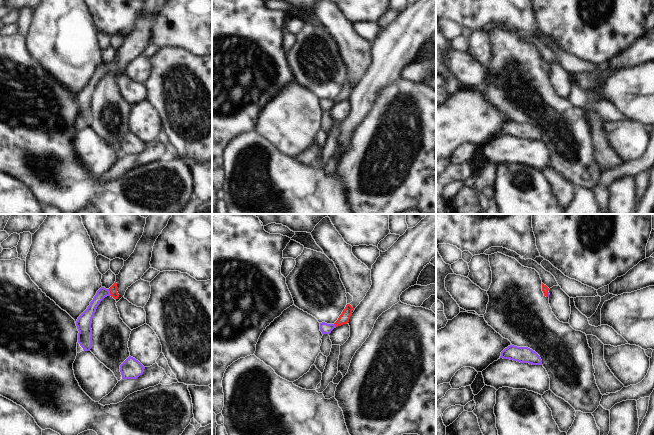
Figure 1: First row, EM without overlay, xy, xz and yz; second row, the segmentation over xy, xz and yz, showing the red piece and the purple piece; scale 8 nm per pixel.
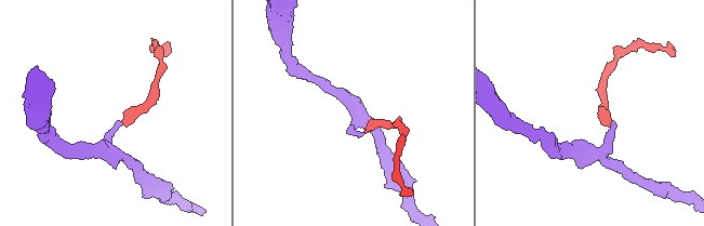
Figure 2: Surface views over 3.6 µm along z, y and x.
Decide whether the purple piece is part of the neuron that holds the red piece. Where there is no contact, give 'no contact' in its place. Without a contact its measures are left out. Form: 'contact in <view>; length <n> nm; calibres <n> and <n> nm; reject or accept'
contact in xy; length 60 nm; calibres 60 and 90 nm; accept

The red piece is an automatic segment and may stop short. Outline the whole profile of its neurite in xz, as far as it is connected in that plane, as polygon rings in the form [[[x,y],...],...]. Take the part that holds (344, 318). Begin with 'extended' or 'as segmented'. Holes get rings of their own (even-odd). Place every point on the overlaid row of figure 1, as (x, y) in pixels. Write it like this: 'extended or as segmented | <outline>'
extended | [[[347,304],[342,314],[334,324],[327,324],[325,322],[320,323],[320,331],[322,332],[322,334],[330,334],[334,328],[343,324],[347,324],[352,314],[352,310],[353,307],[350,304]]]

